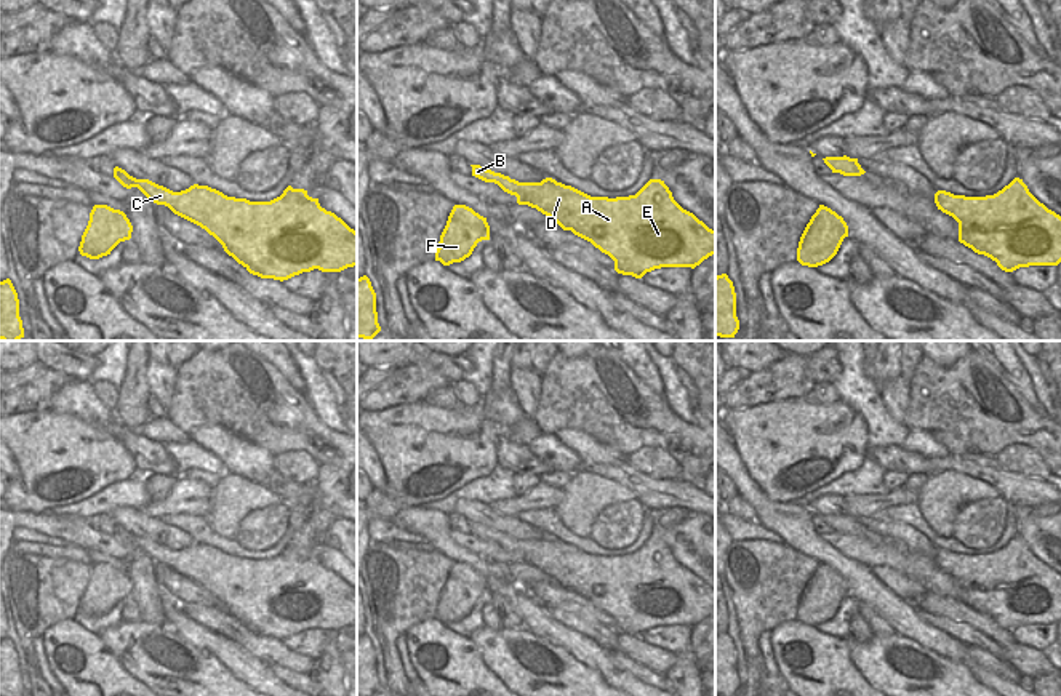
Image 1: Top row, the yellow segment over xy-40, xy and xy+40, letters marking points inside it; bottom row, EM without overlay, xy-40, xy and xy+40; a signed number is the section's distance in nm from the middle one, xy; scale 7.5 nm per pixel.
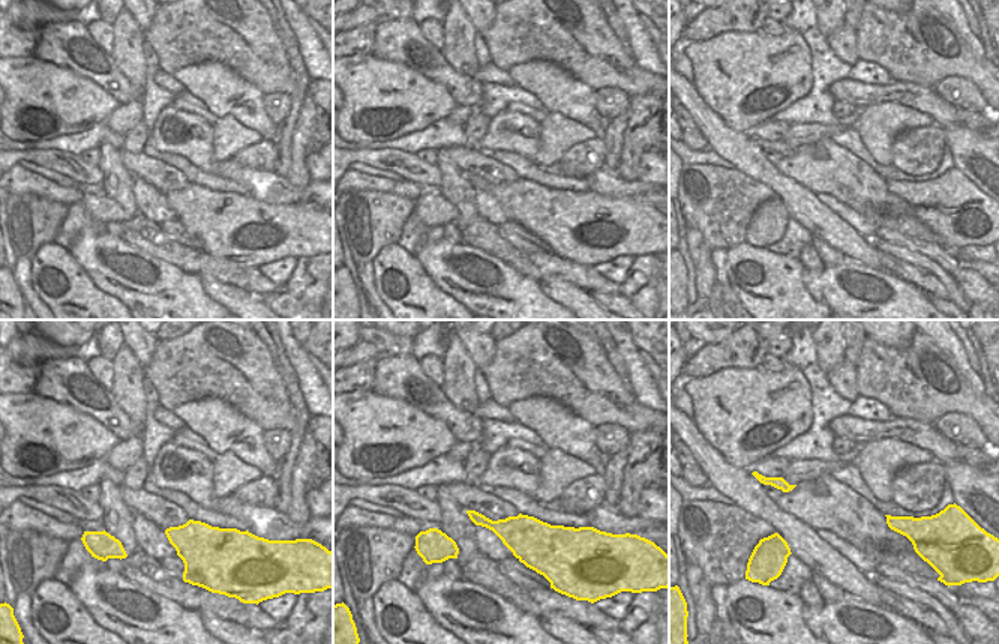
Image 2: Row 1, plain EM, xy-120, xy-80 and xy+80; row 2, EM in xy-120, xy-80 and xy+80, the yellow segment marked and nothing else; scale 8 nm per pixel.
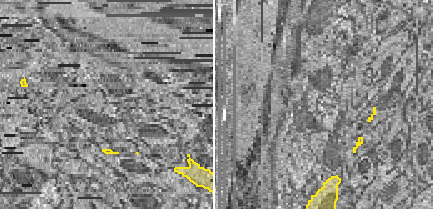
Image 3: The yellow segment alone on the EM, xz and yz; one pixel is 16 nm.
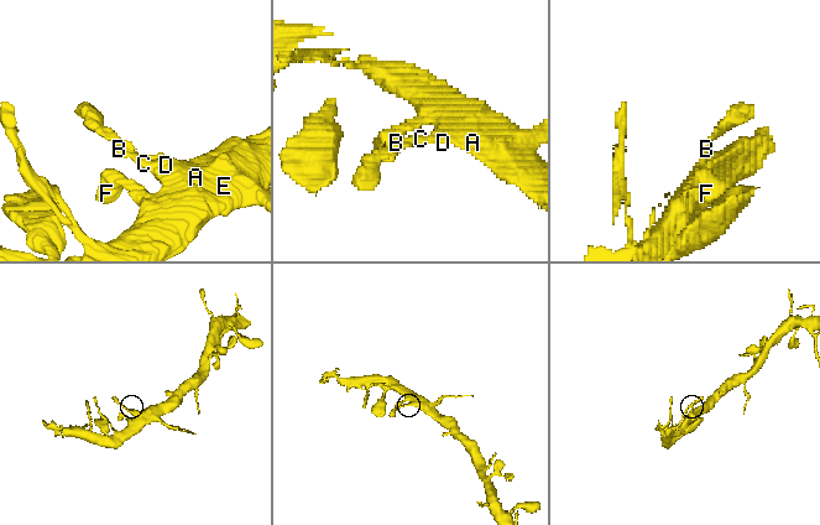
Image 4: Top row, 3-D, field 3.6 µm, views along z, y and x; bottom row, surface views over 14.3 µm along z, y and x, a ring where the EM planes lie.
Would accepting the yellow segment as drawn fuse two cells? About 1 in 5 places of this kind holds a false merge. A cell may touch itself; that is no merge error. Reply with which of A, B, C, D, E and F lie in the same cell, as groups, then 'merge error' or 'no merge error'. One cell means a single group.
groups A B C D E F; no merge error

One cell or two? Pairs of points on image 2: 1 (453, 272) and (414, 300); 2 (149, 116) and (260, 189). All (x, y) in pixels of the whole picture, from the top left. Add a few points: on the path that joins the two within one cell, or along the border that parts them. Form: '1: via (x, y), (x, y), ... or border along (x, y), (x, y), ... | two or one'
1: border along (416, 255), (429, 278), (461, 303) | two
2: border along (170, 104), (159, 113), (150, 132) | two

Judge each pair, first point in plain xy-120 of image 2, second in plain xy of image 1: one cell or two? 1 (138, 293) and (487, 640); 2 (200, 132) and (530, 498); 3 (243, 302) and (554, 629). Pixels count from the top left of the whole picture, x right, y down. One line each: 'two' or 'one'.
1: one
2: one
3: one

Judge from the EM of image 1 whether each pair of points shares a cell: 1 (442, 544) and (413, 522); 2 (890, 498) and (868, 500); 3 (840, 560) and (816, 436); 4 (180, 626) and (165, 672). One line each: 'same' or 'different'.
1: same
2: same
3: different
4: different

